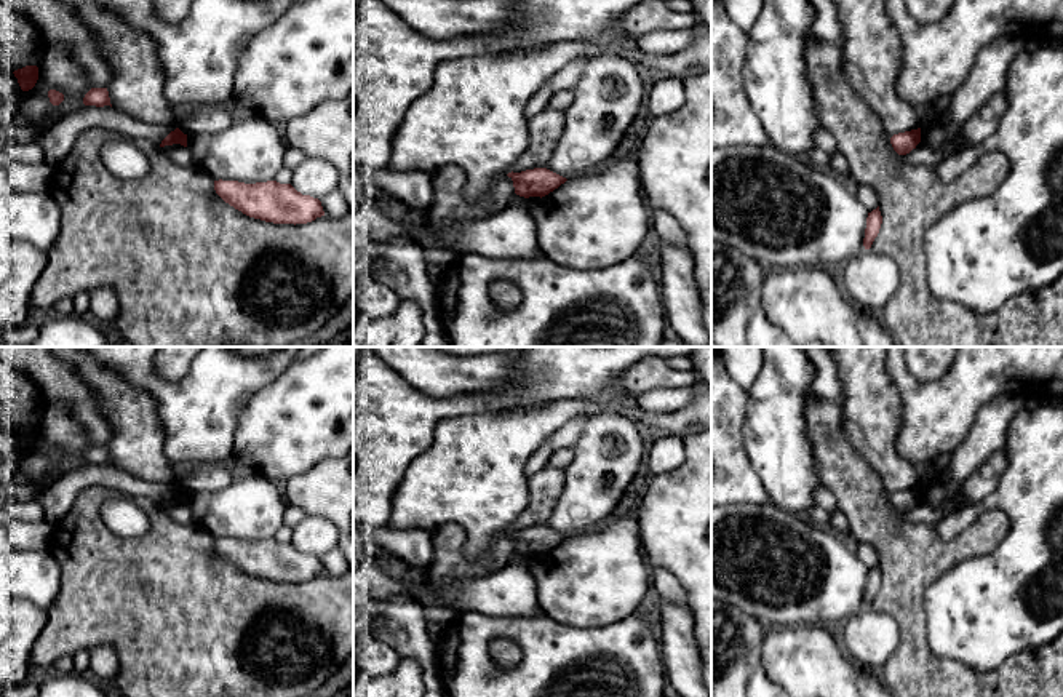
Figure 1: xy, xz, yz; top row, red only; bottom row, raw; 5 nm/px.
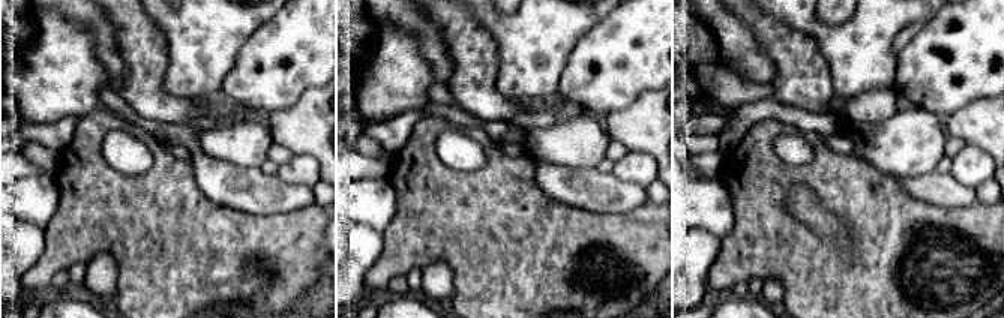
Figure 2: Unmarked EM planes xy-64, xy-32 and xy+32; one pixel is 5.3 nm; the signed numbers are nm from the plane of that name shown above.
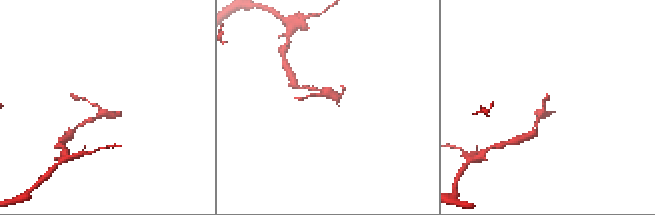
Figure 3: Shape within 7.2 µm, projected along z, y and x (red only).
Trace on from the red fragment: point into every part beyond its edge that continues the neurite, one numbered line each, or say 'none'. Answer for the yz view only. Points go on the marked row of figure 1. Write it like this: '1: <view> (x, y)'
none

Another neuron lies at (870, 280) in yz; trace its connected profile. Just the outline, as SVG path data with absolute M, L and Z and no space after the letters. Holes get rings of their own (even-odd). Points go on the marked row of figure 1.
M863 249L838 269L846 297L860 310L882 315L900 286L902 277L894 257Z

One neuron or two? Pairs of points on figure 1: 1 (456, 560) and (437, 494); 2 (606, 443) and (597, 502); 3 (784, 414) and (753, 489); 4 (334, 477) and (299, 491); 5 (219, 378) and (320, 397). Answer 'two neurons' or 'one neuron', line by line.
1: two neurons
2: one neuron
3: two neurons
4: one neuron
5: two neurons

